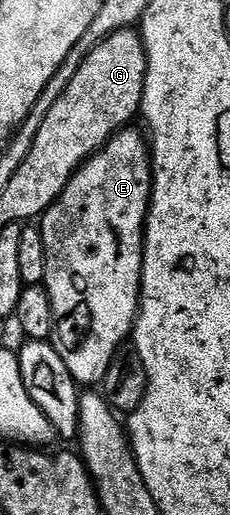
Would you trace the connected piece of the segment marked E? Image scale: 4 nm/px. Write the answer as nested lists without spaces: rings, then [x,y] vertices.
[[[126,126],[110,138],[109,143],[94,154],[90,160],[81,165],[81,169],[73,175],[71,182],[63,190],[63,194],[49,207],[45,215],[40,217],[39,227],[43,234],[43,244],[47,246],[47,274],[43,287],[49,292],[53,306],[53,323],[55,325],[55,347],[58,354],[67,362],[67,370],[71,370],[74,380],[81,386],[97,386],[102,383],[111,366],[113,356],[130,339],[137,314],[141,307],[141,271],[145,261],[145,222],[149,219],[149,206],[153,198],[153,161],[151,144],[144,131],[136,132],[136,127]]]

